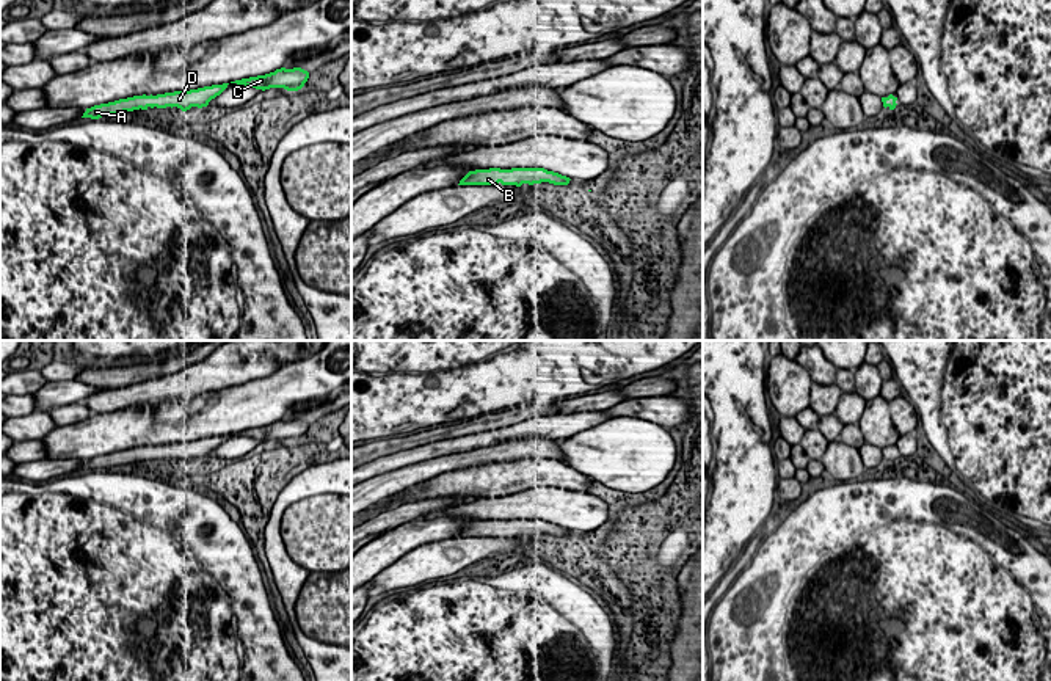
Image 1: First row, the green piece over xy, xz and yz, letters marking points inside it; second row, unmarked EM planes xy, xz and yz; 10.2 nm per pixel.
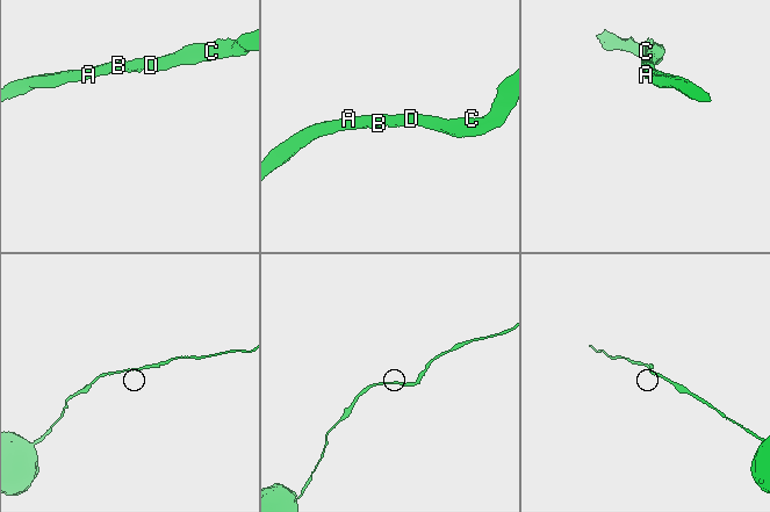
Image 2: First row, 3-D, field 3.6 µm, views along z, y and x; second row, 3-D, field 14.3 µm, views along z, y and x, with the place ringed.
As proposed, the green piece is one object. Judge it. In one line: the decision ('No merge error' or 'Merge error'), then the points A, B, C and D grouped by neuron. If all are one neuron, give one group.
No merge error. Groups: A B C D

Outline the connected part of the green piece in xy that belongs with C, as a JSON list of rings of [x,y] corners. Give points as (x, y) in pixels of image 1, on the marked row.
[[[281,67],[265,75],[242,78],[231,83],[253,86],[262,91],[270,88],[284,88],[287,91],[298,91],[304,86],[307,78],[309,72],[301,67],[293,67],[293,69]]]

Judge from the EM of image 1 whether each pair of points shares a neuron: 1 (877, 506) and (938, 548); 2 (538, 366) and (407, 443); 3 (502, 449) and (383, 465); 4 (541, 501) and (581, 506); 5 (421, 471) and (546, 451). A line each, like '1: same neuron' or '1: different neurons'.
1: same neuron
2: different neurons
3: different neurons
4: same neuron
5: same neuron

